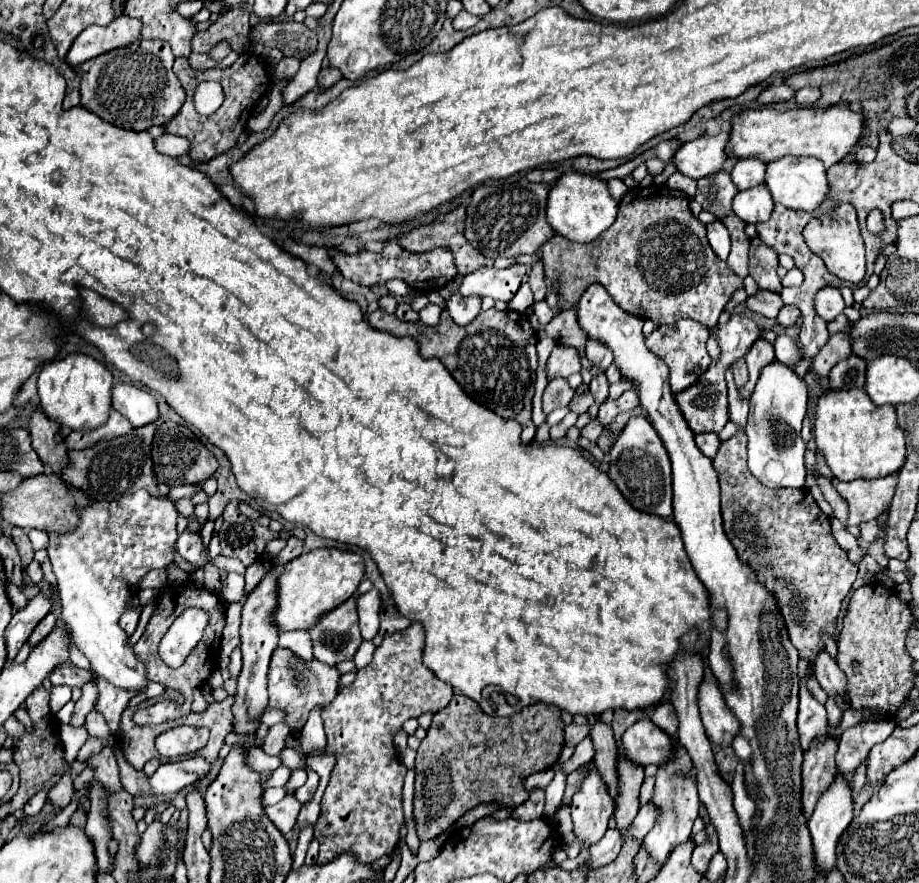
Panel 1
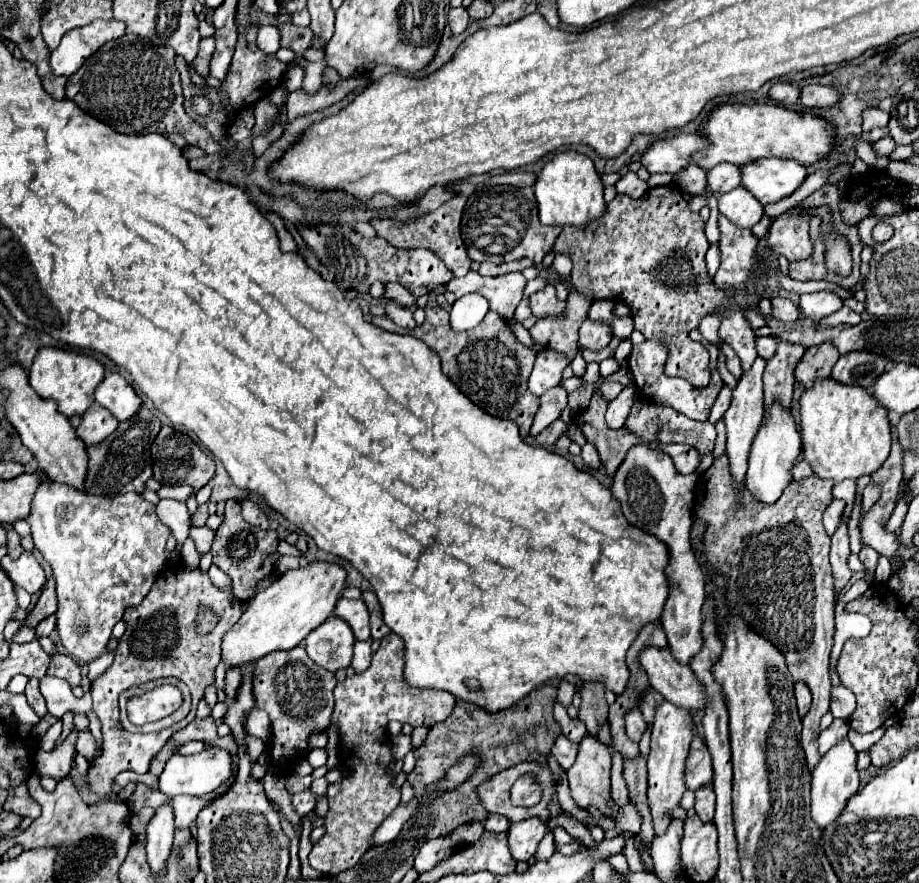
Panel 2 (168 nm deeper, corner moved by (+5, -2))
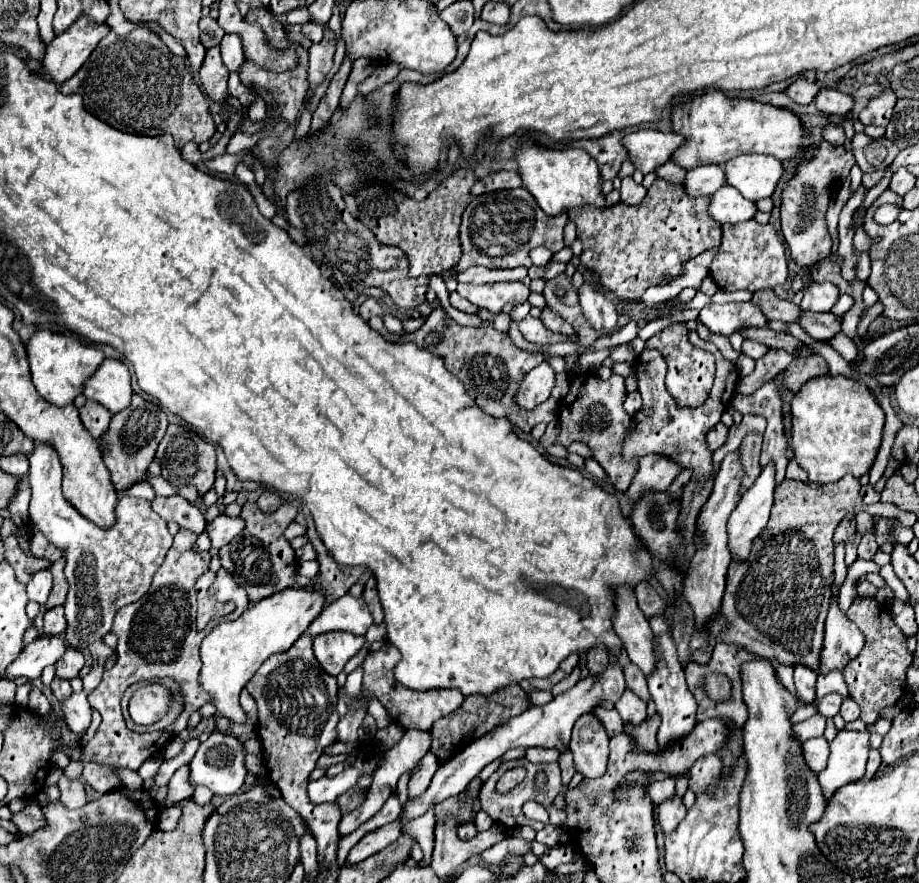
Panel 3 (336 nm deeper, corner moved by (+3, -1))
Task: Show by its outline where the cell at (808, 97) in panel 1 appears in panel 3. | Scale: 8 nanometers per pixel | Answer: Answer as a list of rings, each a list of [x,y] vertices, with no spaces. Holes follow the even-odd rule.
[[[820,89],[820,93],[816,95],[816,109],[818,111],[824,111],[828,115],[846,115],[852,105],[854,105],[854,99],[850,95],[844,95],[836,89]]]

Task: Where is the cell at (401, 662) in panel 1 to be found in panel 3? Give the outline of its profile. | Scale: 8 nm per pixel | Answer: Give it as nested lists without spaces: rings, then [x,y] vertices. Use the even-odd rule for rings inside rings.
[[[384,641],[382,649],[380,651],[368,651],[364,663],[362,663],[362,669],[364,669],[364,683],[362,683],[362,695],[358,701],[350,701],[346,691],[340,689],[338,695],[340,699],[350,707],[350,709],[358,709],[360,705],[368,707],[368,699],[370,697],[376,697],[384,707],[386,711],[390,713],[390,719],[392,723],[404,727],[404,729],[426,729],[430,731],[432,725],[450,715],[452,711],[456,711],[462,701],[464,701],[464,695],[458,691],[458,689],[432,689],[432,691],[414,691],[414,689],[406,689],[402,687],[396,679],[394,679],[394,667],[400,659],[400,651],[390,643],[390,641]]]

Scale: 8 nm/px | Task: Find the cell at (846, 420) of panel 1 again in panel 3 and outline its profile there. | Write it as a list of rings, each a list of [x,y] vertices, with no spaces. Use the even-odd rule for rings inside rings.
[[[844,375],[808,379],[792,399],[792,451],[812,483],[834,483],[844,475],[866,475],[878,455],[884,411],[872,391]]]

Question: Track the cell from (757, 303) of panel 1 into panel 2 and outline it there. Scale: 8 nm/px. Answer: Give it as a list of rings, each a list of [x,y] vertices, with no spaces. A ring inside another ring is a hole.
[[[772,298],[772,310],[774,310],[774,318],[780,322],[796,322],[800,318],[800,308],[786,298]]]

